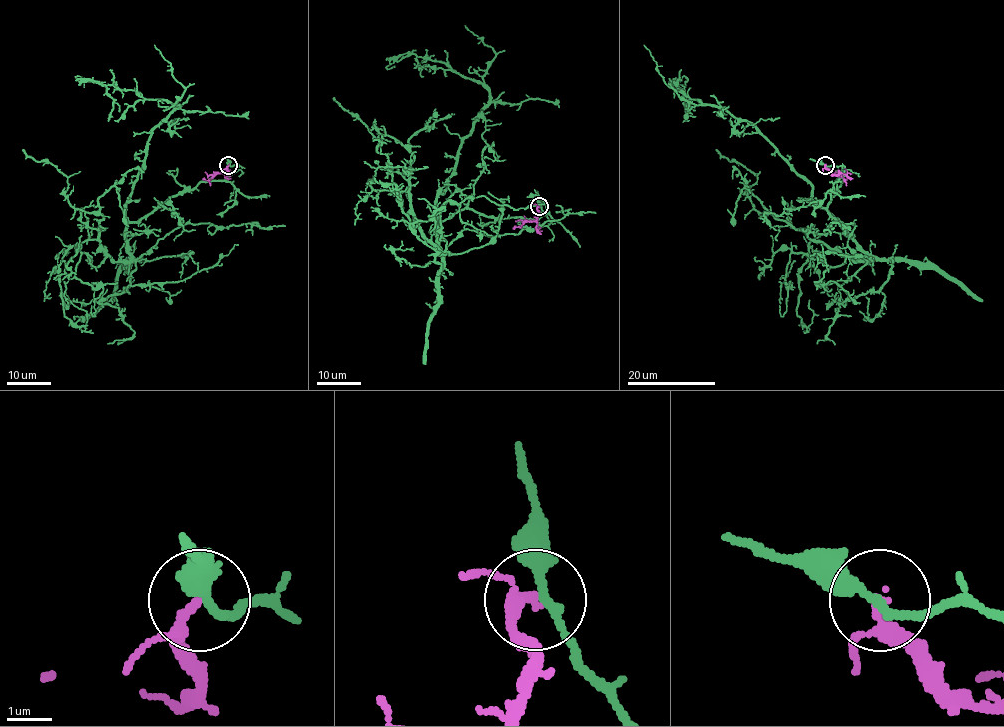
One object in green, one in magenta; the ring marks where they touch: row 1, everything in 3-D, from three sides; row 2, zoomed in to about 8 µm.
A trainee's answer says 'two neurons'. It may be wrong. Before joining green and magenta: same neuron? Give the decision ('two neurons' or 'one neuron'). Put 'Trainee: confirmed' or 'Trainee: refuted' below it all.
two neurons
Trainee: confirmed

